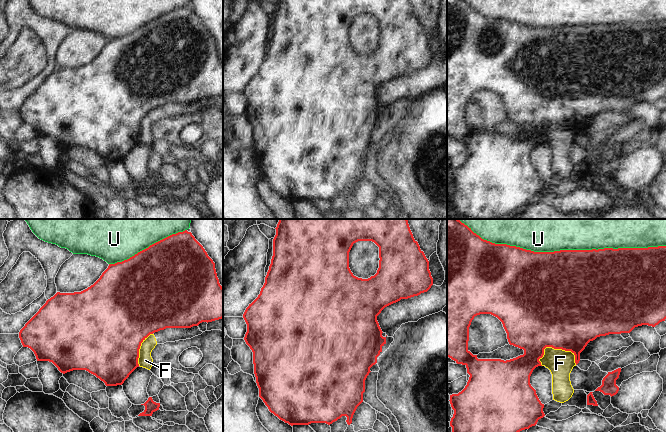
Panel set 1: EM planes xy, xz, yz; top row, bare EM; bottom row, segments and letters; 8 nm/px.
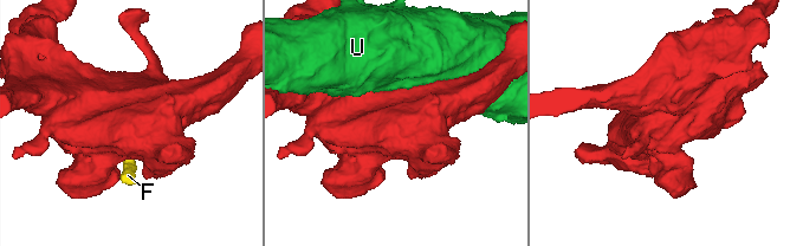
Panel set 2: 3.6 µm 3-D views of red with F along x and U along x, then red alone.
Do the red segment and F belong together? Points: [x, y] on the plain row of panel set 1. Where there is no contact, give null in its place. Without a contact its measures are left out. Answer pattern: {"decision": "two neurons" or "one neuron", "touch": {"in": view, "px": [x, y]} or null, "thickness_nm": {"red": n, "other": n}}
{"decision": "two neurons", "touch": {"in": "yz", "px": [558, 124]}, "thickness_nm": {"red": 500, "other": 200}}

